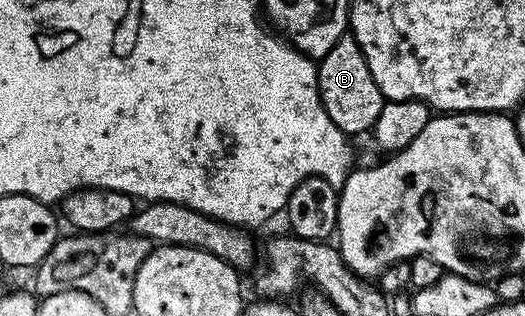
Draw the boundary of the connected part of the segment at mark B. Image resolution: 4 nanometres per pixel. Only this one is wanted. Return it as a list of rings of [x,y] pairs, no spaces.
[[[353,35],[341,37],[336,47],[320,58],[317,66],[318,94],[322,97],[324,111],[328,111],[332,123],[336,123],[336,127],[340,127],[340,131],[347,135],[369,134],[380,115],[384,98],[380,87],[376,87],[376,79],[372,79],[372,71],[368,71],[364,51],[360,51]]]

